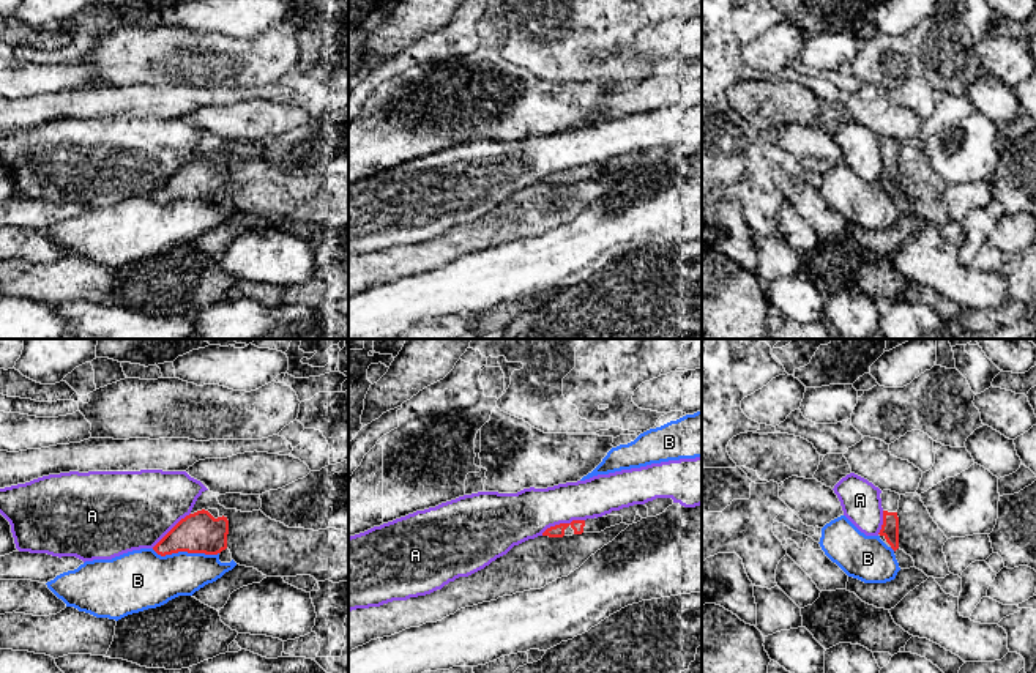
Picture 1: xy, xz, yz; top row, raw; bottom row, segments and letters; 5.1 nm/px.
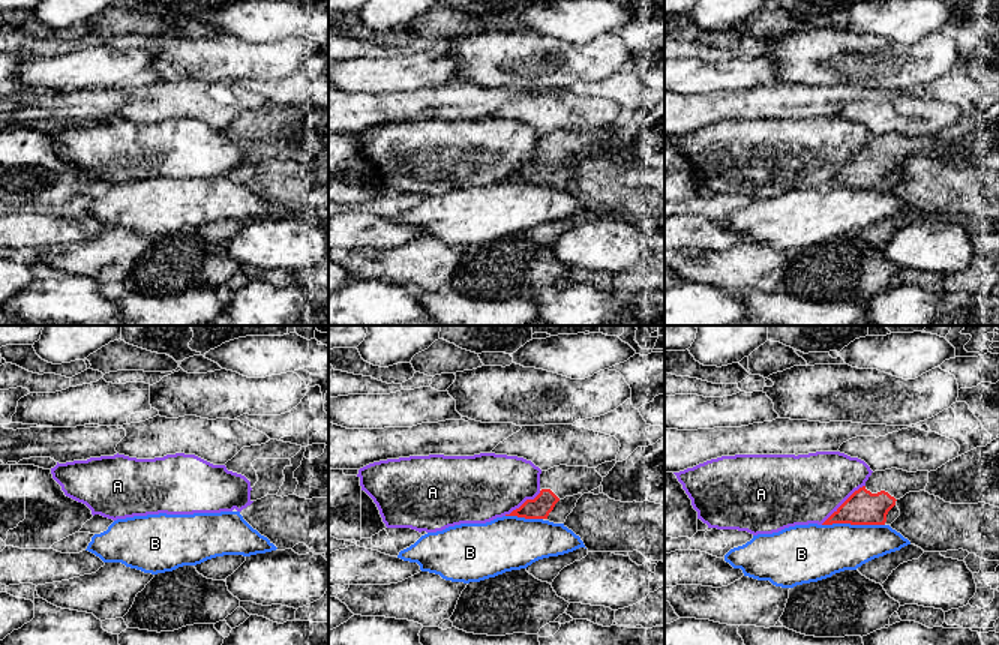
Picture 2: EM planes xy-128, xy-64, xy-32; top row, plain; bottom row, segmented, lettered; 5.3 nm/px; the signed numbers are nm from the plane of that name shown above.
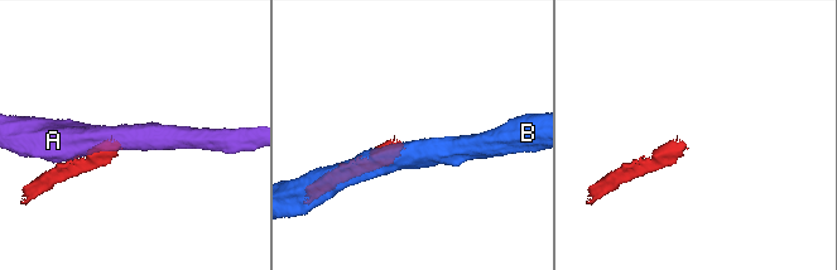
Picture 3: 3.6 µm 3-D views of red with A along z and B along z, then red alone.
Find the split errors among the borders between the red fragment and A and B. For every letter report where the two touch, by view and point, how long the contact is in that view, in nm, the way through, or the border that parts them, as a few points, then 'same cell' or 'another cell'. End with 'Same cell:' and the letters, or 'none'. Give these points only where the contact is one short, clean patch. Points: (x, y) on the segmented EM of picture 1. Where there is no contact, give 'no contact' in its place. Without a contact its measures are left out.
A: contact xz (562, 524); length 240 nm; another cell
B: contact xy (185, 550); length 340 nm; another cell
Same cell: none

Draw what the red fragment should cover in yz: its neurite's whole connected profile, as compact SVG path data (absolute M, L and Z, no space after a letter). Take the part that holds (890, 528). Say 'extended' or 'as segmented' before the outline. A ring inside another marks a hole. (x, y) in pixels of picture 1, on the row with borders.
extended | M883 490L881 493L883 525L878 534L886 539L894 552L899 548L899 500L900 495L896 492Z

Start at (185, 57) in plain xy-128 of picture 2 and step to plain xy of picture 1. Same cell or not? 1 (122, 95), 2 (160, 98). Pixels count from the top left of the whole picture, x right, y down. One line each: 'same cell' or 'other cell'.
1: other cell
2: other cell

